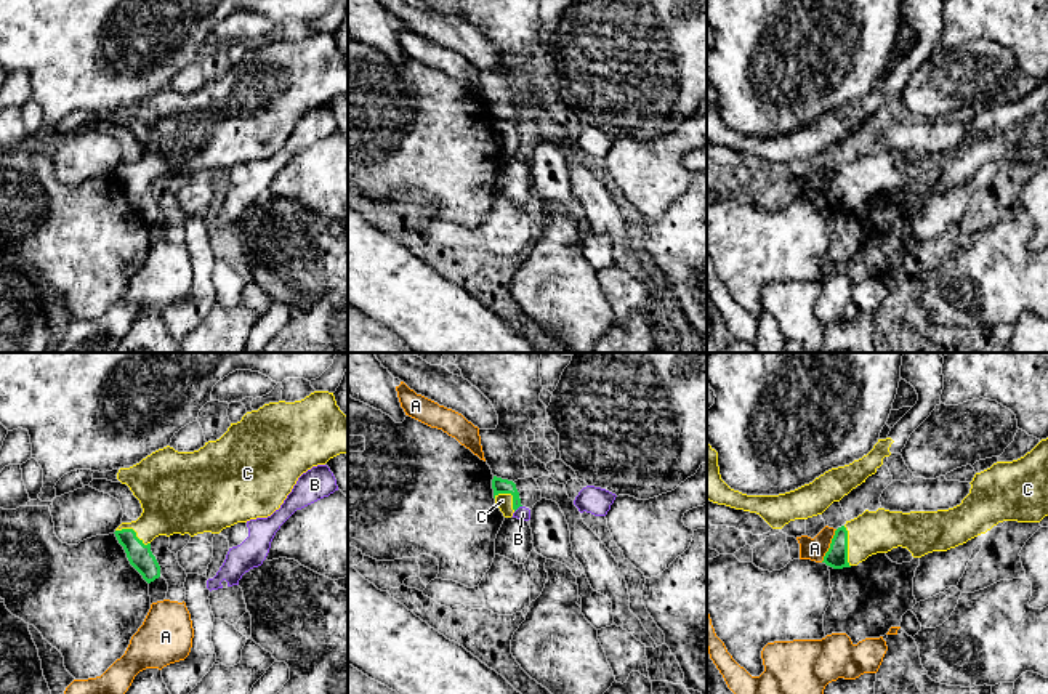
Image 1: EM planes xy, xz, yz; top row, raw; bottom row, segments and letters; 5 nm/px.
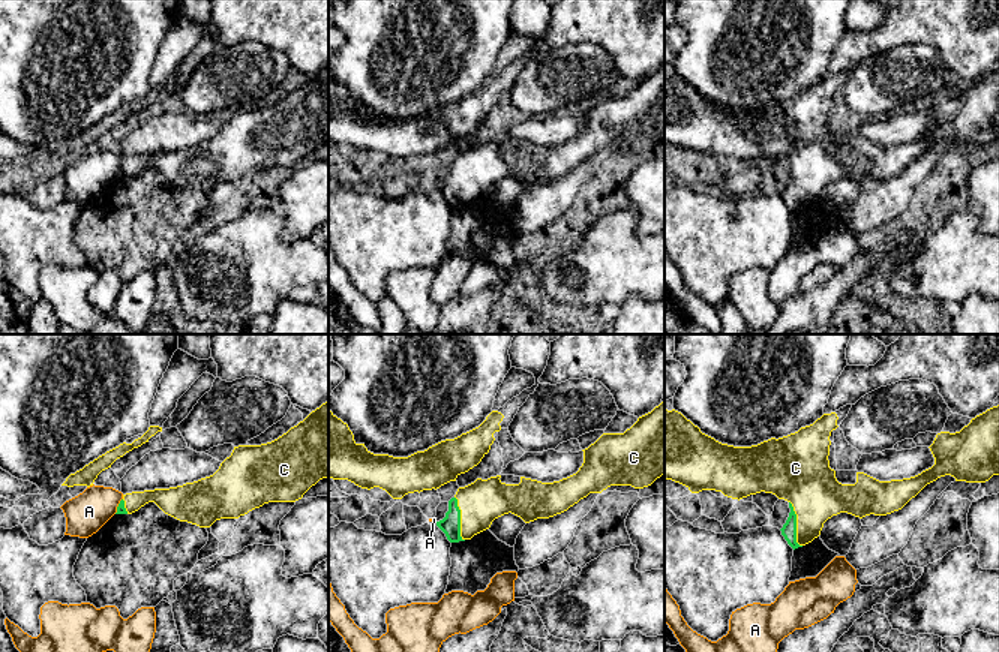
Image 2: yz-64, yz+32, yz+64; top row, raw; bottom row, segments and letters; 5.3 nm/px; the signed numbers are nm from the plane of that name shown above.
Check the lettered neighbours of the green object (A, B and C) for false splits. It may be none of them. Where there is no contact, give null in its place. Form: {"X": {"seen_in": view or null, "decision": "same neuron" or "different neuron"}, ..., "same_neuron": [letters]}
{"A": {"seen_in": "yz", "decision": "different neuron"}, "B": {"seen_in": "xz", "decision": "different neuron"}, "C": {"seen_in": "yz", "decision": "same neuron"}, "same_neuron": ["C"]}

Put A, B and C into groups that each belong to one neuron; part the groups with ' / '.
A / B / C

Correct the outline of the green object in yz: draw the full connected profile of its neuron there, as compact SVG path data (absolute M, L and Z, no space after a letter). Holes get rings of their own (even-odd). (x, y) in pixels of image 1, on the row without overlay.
M1048 79L1018 101L976 114L969 125L969 135L949 151L865 151L835 171L822 204L851 208L897 188L921 199L963 186L1003 162L1040 163L1048 157Z

